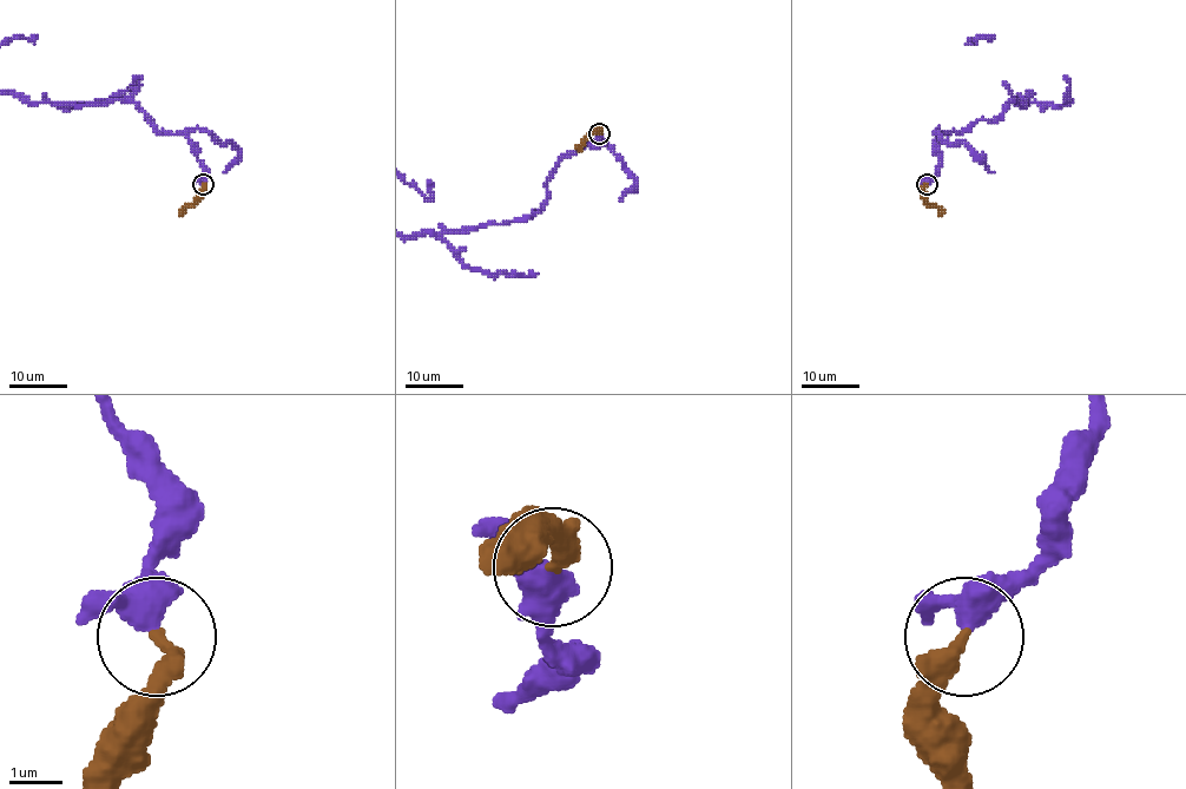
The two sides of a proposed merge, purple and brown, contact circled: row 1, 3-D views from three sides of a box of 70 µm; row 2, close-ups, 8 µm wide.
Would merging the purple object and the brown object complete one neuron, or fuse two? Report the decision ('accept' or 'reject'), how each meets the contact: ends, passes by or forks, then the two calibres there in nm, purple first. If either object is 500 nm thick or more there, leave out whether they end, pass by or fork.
accept; purple passes by; brown ends; calibres 400 and 360 nm

